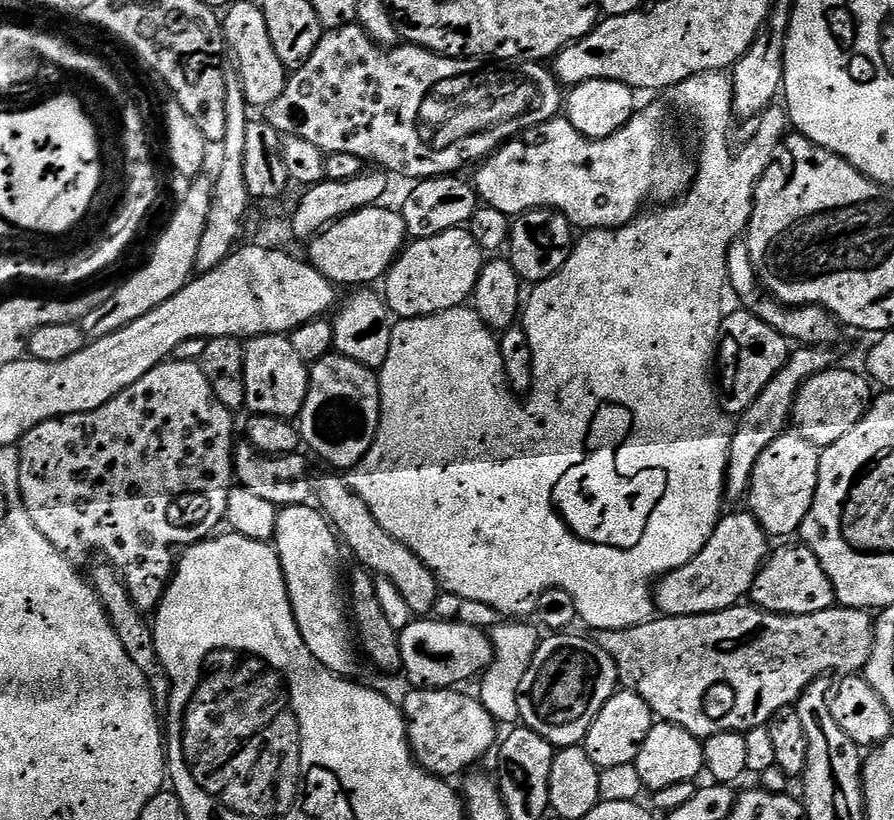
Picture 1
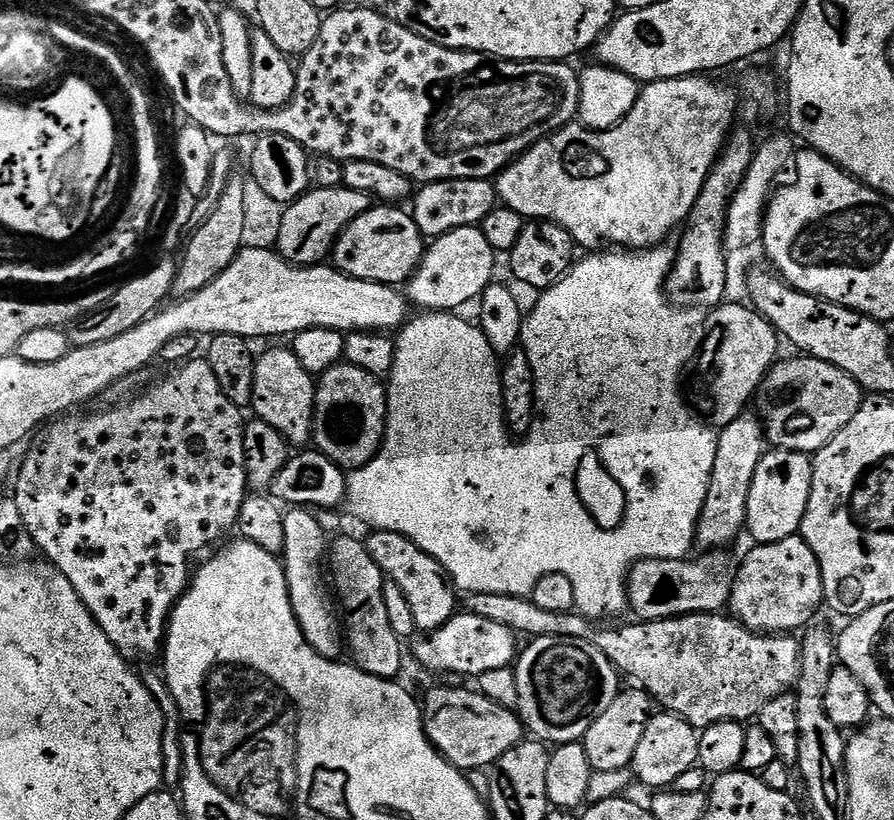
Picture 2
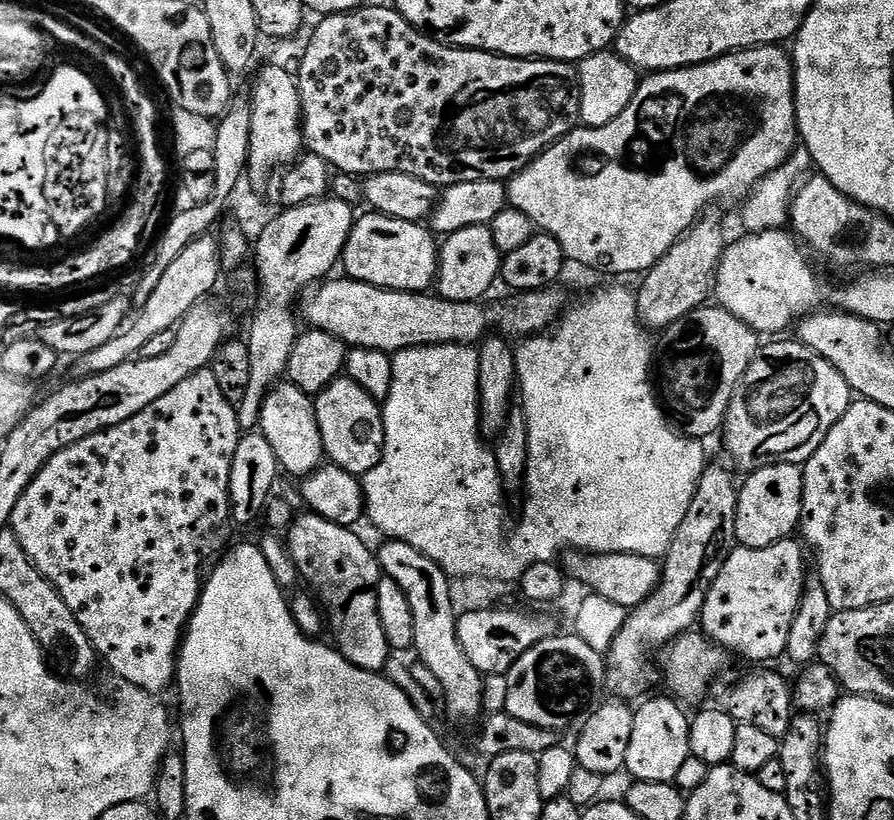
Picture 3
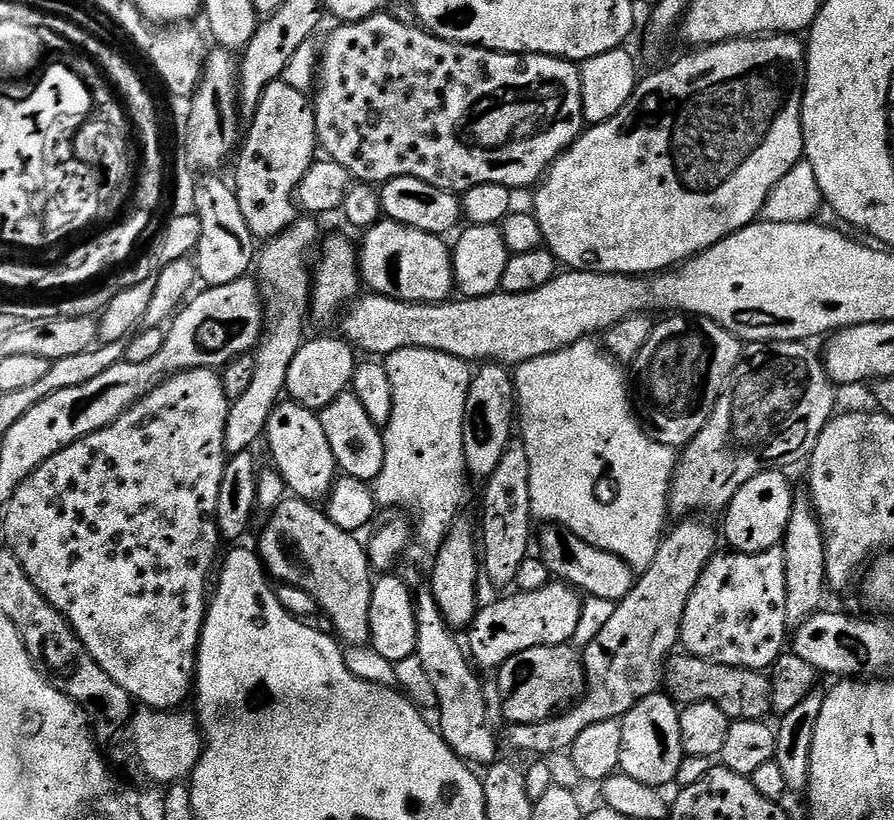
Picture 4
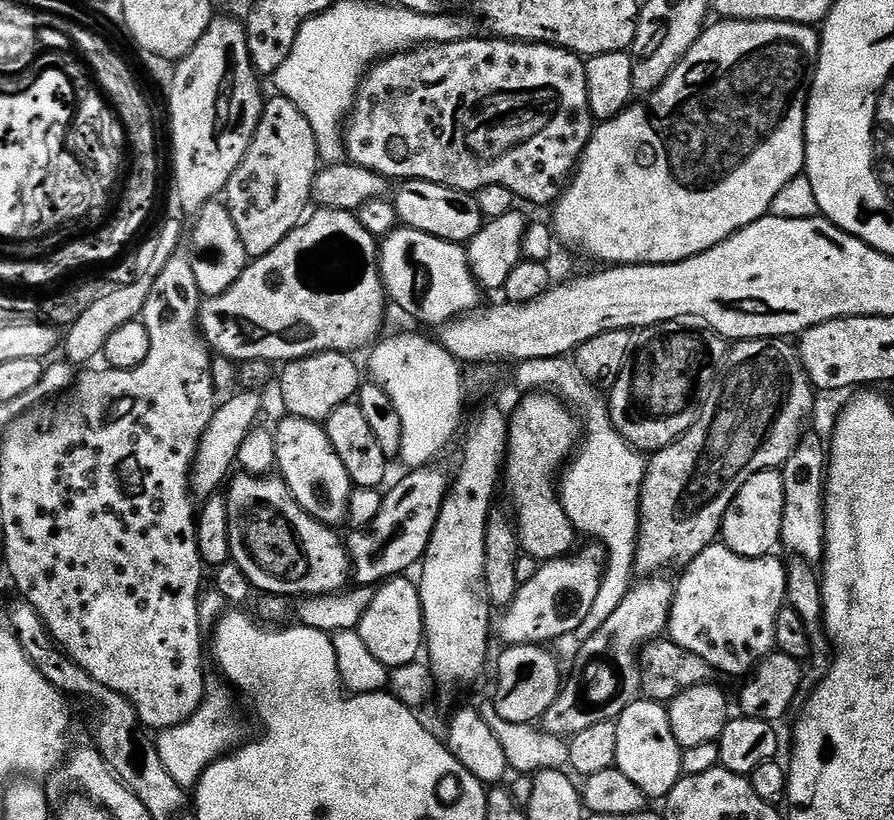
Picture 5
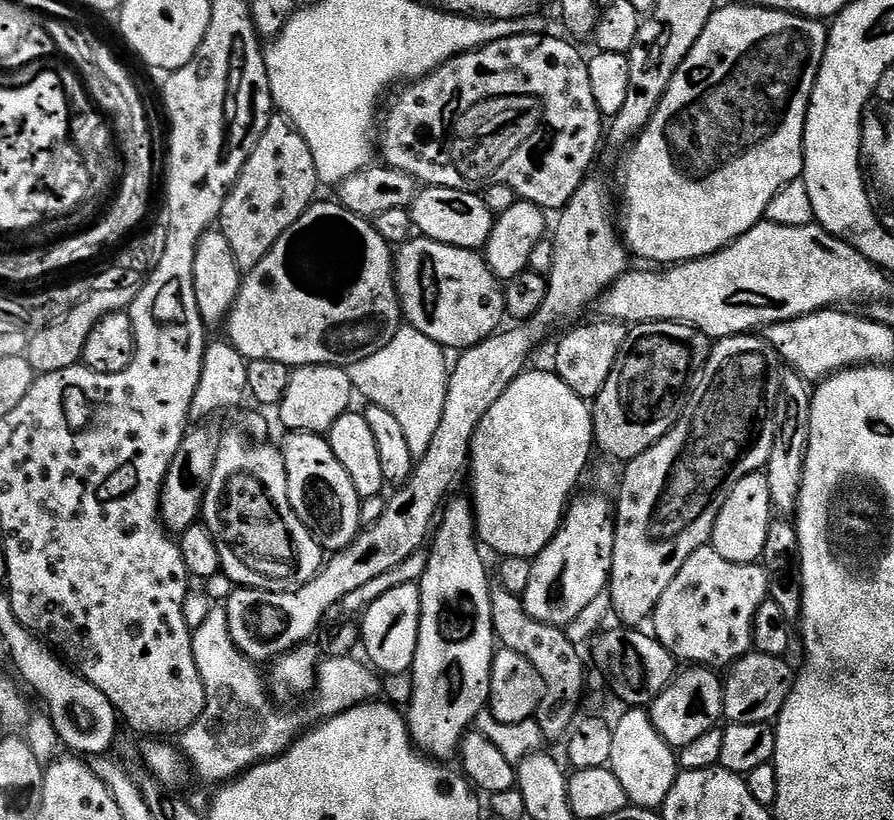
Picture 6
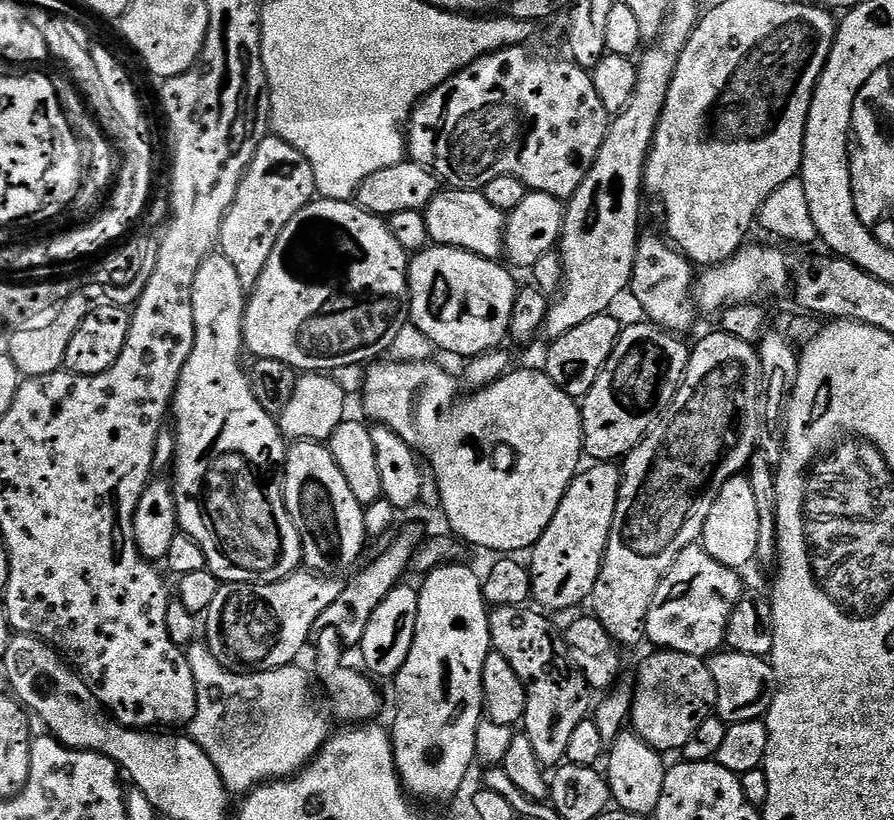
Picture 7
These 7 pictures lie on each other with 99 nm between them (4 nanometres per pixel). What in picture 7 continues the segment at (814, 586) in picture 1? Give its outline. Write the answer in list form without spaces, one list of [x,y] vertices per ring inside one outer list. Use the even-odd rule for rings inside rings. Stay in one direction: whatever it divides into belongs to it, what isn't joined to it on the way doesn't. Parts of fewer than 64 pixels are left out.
[[[699,543],[692,544],[678,558],[674,558],[674,566],[662,578],[658,590],[654,590],[654,602],[650,602],[650,610],[646,614],[646,630],[644,635],[647,643],[660,650],[681,652],[691,656],[707,658],[715,656],[725,647],[728,639],[728,623],[730,614],[734,614],[734,606],[738,606],[741,596],[745,595],[746,587],[740,581],[741,573],[734,568],[722,566]]]

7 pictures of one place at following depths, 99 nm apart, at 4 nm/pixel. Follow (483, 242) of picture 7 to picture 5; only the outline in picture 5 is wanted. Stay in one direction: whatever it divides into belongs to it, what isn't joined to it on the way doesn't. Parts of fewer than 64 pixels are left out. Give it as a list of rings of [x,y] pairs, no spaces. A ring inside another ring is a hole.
[[[405,180],[397,188],[400,189],[397,190],[396,196],[394,192],[394,203],[403,227],[422,230],[434,238],[464,246],[475,238],[485,223],[486,217],[480,213],[475,195],[425,180]]]

